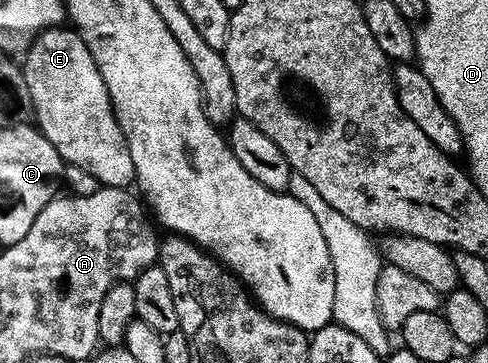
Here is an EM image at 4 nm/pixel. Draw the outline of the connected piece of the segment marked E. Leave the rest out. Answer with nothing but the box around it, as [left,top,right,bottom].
[22,26,135,189]

